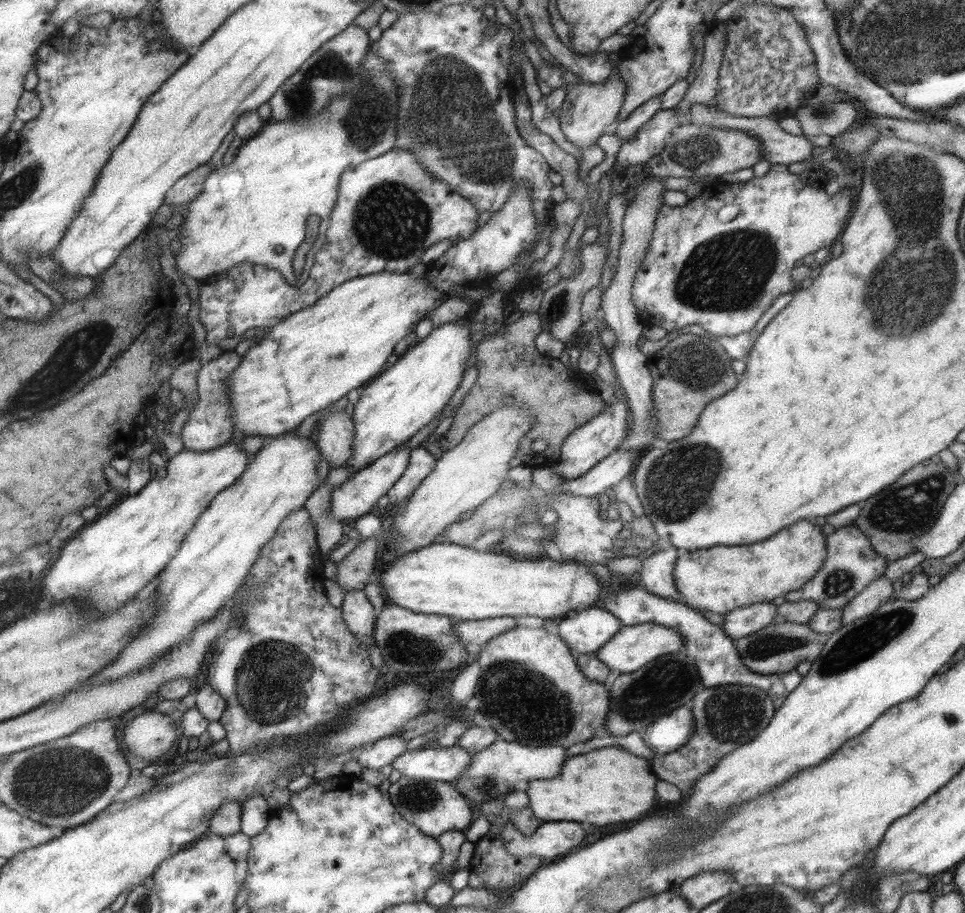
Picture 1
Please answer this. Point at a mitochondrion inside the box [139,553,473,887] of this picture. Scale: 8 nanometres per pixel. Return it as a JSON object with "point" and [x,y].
{"point":[260,685]}

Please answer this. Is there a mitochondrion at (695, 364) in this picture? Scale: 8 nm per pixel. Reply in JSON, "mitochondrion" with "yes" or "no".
{"mitochondrion":"yes"}

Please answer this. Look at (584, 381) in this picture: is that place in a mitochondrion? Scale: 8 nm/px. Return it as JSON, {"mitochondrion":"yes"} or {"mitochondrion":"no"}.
{"mitochondrion":"no"}

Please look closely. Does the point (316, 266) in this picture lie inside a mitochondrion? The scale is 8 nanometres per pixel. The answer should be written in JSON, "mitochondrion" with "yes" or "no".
{"mitochondrion":"no"}

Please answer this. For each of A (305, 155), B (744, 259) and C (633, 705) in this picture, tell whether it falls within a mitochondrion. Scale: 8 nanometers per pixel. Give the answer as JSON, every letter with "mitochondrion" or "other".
{"A":"other","B":"mitochondrion","C":"mitochondrion"}

